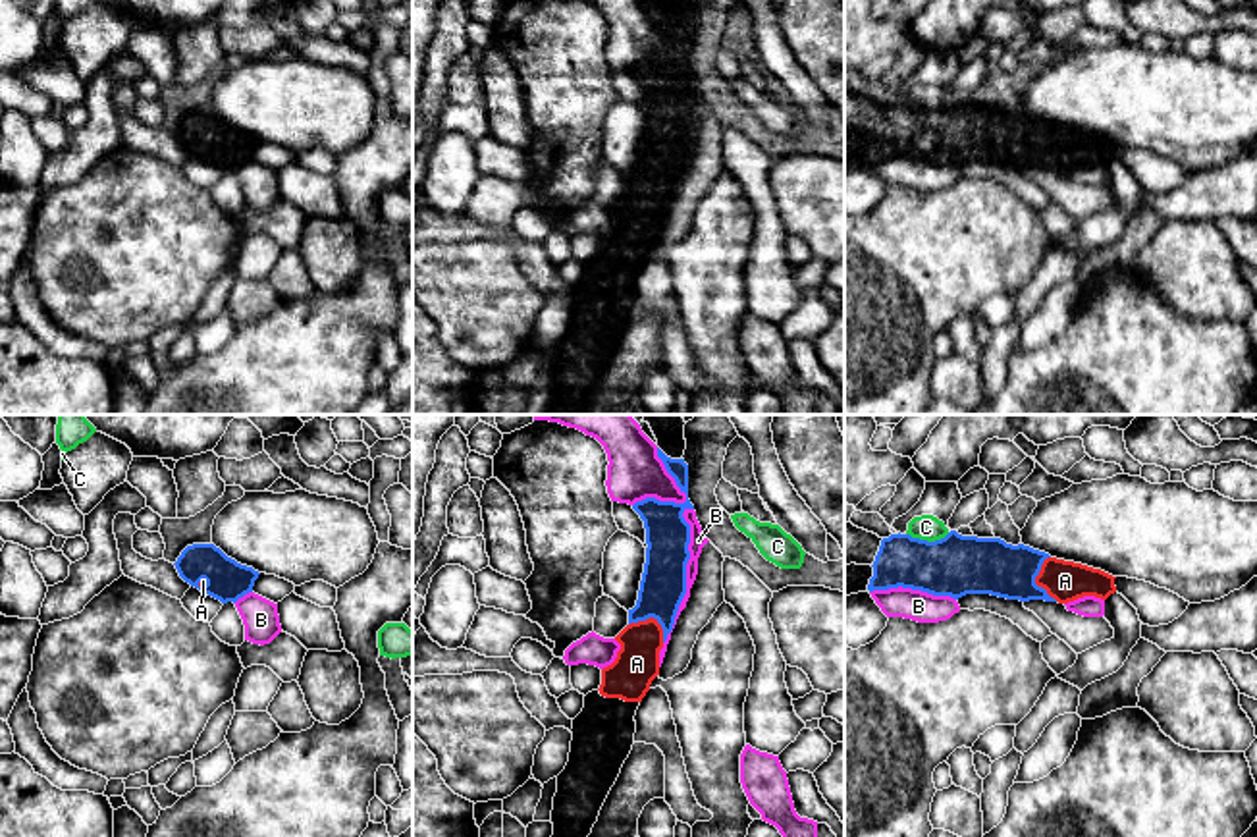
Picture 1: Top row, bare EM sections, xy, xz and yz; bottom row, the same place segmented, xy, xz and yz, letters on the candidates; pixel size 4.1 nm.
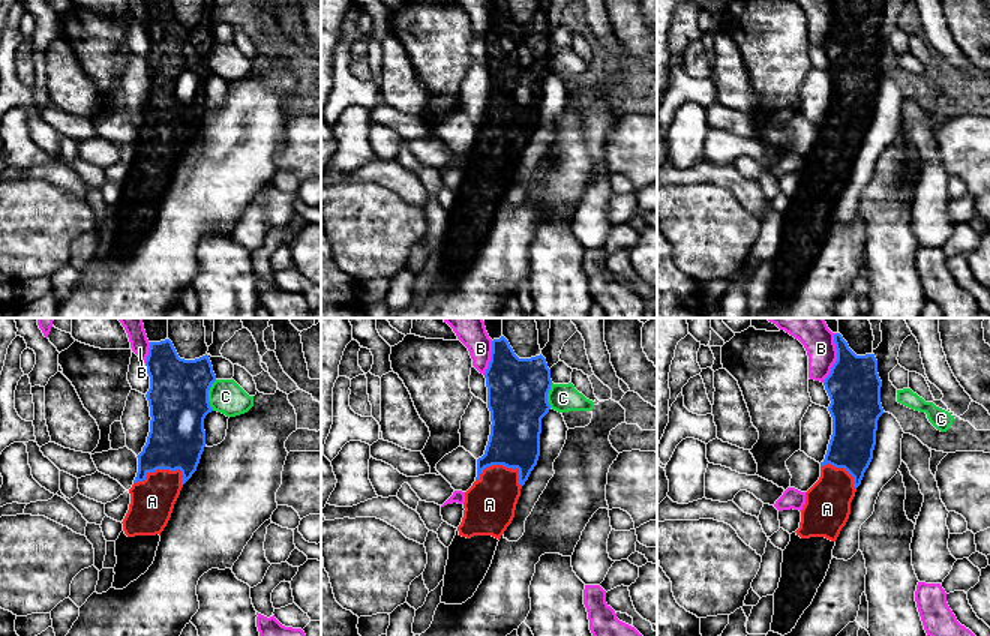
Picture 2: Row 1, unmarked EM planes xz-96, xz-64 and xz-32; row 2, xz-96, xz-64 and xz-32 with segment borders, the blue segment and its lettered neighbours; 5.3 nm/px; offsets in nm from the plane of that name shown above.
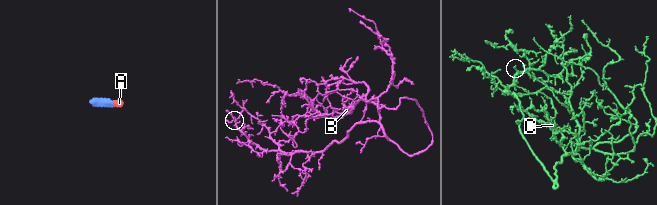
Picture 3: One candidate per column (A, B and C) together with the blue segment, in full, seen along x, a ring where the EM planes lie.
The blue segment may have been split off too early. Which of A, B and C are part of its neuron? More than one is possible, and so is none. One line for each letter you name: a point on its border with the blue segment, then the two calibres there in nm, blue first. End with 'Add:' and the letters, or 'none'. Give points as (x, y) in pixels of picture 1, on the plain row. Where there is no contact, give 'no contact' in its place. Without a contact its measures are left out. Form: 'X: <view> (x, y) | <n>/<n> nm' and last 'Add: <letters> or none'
A: yz (1034, 149) | 240/170 nm
Add: A

